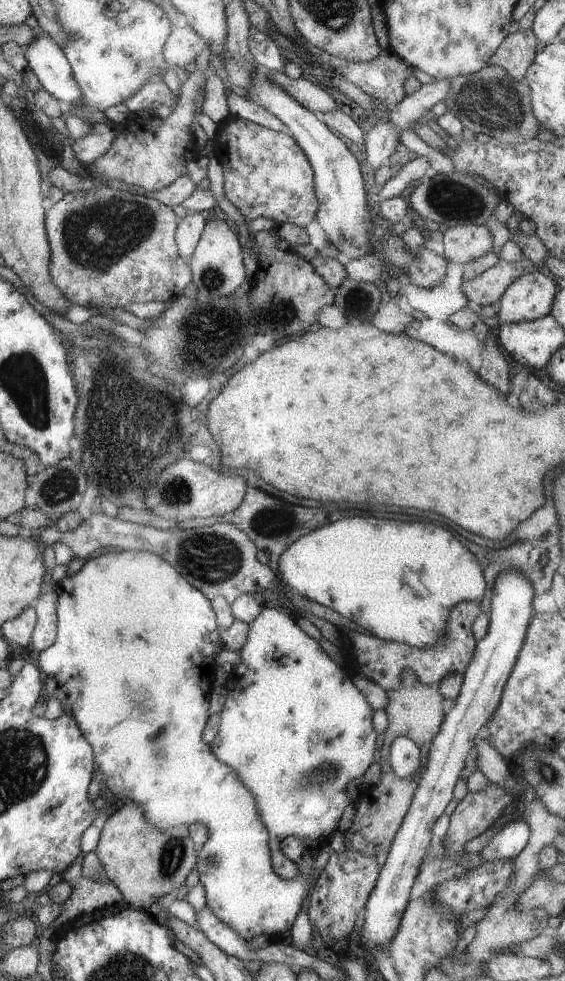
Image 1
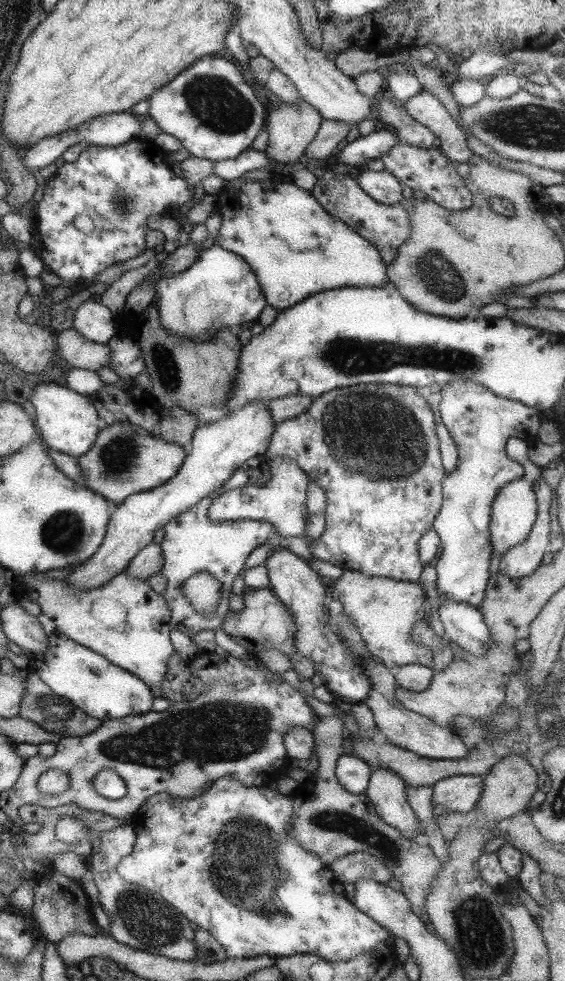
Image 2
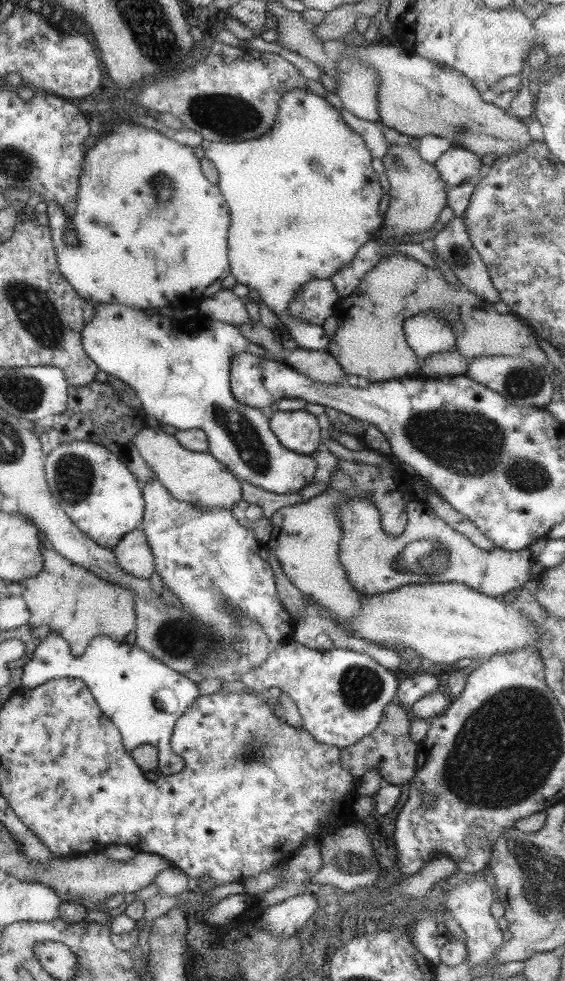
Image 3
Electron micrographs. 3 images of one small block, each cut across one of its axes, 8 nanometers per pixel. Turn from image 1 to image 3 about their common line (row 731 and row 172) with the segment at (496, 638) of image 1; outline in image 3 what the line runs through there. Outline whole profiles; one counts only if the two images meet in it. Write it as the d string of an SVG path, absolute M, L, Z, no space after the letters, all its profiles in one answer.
M453 146L440 155L434 166L442 180L453 187L475 180L482 164L481 158L472 151Z

